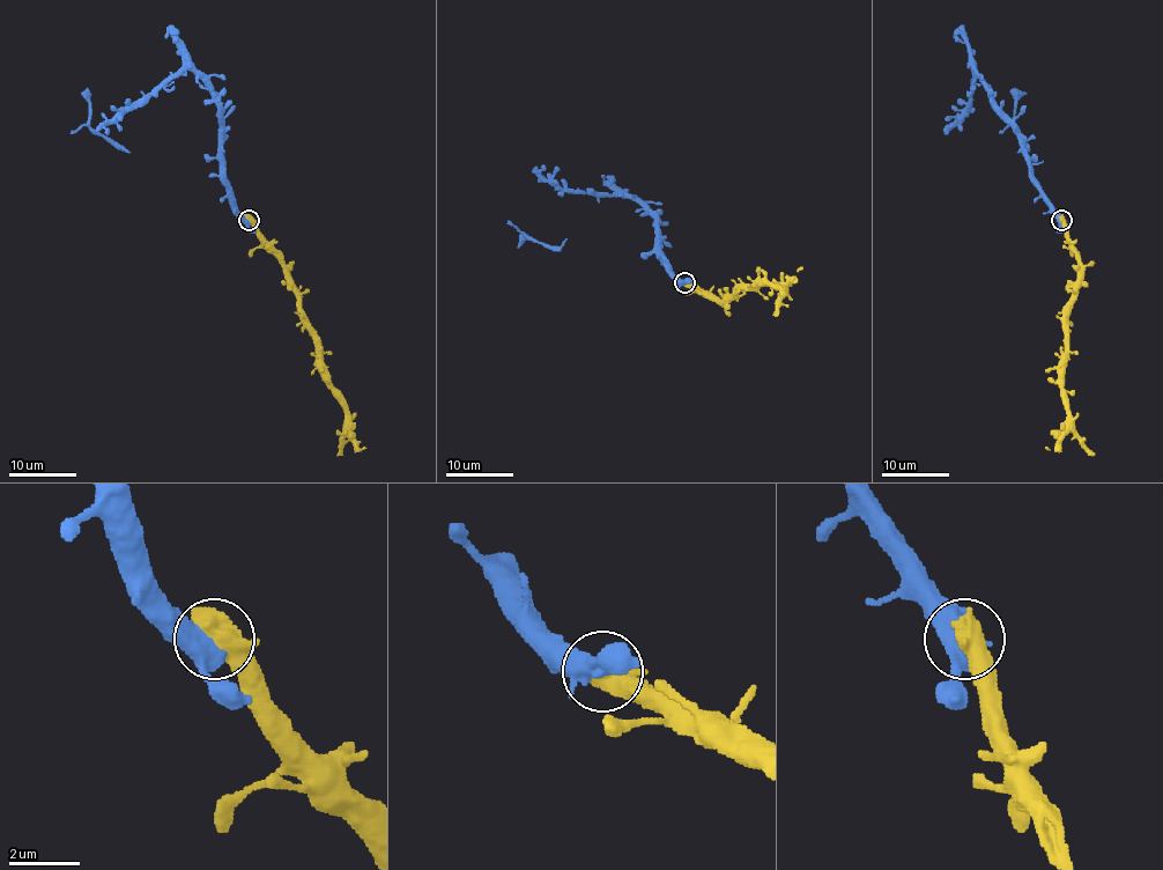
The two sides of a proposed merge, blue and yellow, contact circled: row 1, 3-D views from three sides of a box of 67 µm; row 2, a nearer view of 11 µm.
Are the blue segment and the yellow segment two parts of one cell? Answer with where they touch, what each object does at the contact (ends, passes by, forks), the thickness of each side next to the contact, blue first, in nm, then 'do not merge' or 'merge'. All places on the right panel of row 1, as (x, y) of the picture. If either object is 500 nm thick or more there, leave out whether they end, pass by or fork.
place (1061, 220); calibres 480 and 750 nm; merge

